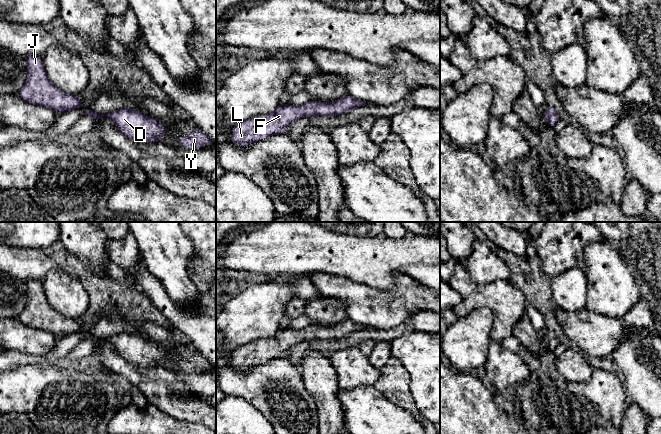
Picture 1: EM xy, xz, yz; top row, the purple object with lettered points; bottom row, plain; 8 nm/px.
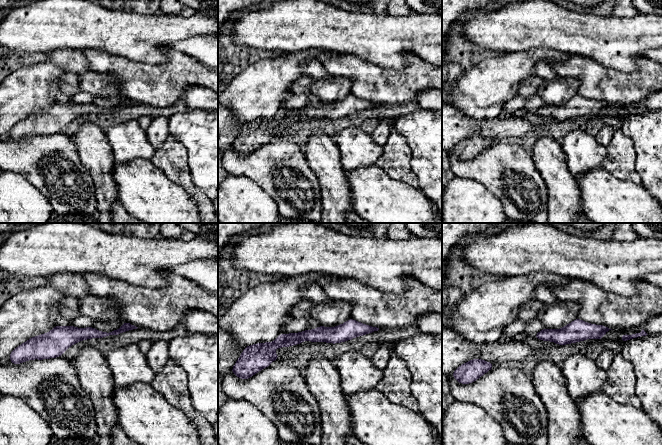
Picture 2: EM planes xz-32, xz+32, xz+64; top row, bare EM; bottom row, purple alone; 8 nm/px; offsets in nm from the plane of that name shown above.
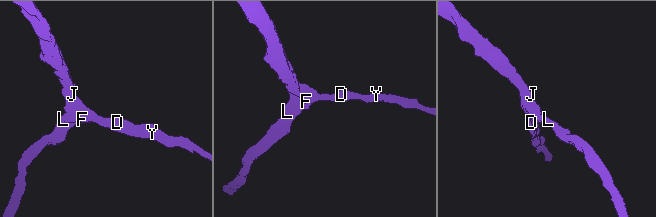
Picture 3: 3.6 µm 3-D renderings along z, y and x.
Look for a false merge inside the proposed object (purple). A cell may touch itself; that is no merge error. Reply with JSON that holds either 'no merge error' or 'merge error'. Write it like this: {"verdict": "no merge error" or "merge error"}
{"verdict": "no merge error"}

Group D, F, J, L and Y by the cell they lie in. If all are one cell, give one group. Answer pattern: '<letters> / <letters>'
D F J L Y

